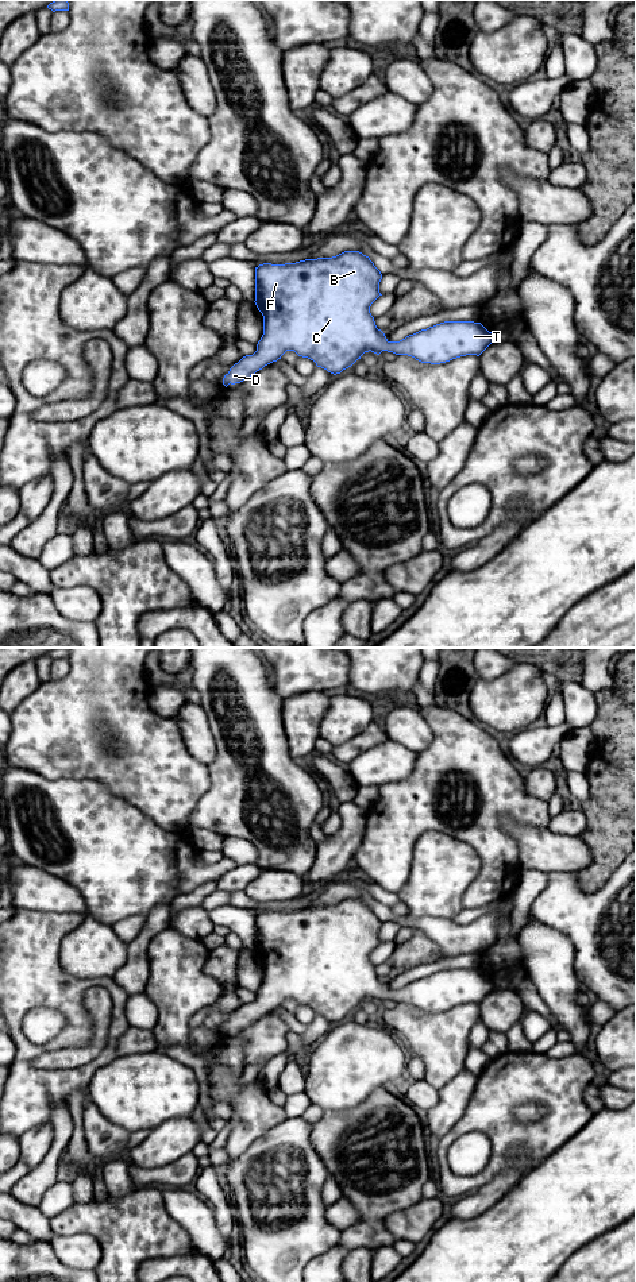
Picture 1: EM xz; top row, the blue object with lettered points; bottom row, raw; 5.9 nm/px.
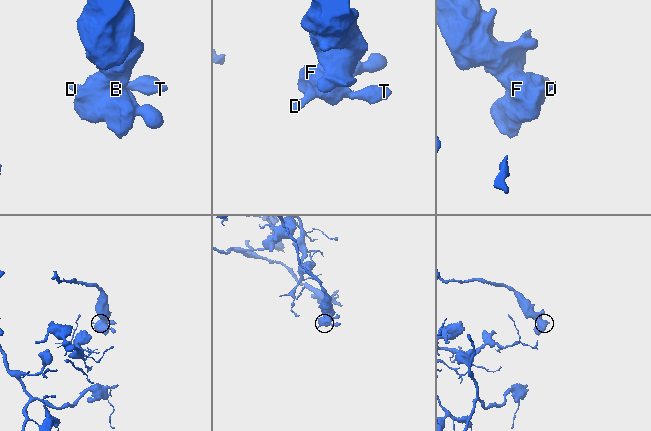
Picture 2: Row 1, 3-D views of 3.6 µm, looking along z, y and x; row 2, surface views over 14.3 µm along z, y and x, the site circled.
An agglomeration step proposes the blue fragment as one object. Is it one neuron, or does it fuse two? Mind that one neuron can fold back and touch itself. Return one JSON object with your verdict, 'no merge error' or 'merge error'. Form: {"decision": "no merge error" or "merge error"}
{"decision": "no merge error"}

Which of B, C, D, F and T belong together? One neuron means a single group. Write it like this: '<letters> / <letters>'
B C D F T

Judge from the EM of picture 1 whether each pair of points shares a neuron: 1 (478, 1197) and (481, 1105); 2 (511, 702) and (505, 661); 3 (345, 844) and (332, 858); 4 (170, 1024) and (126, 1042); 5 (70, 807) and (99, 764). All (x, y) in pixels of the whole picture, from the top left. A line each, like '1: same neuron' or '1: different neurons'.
1: different neurons
2: different neurons
3: same neuron
4: different neurons
5: different neurons

